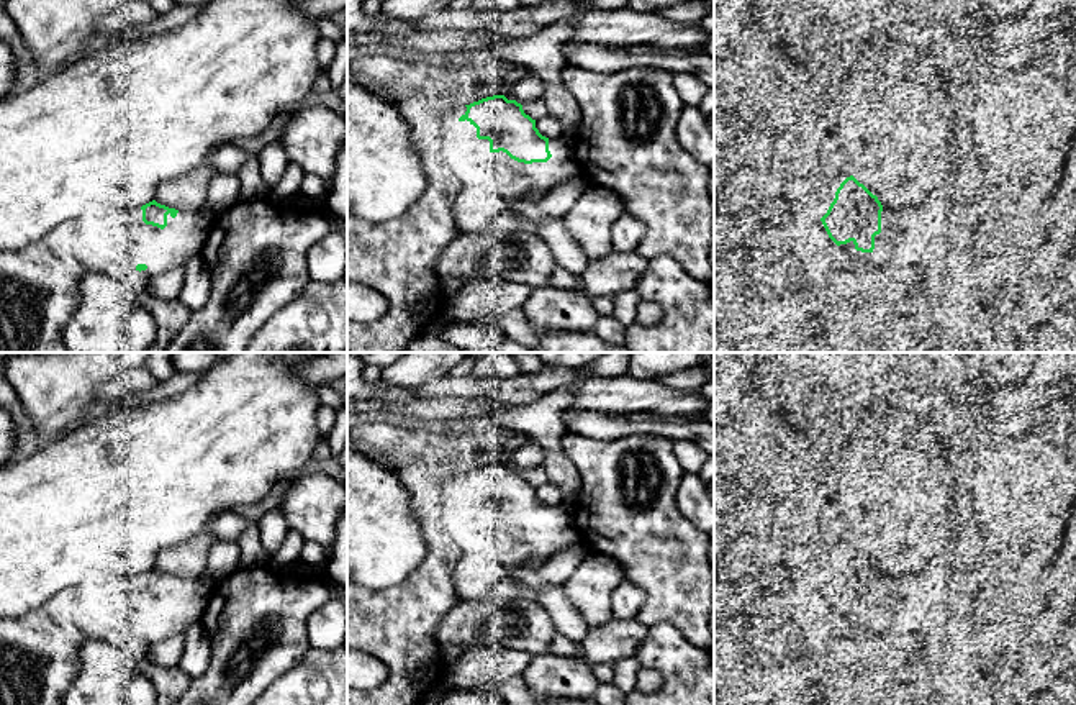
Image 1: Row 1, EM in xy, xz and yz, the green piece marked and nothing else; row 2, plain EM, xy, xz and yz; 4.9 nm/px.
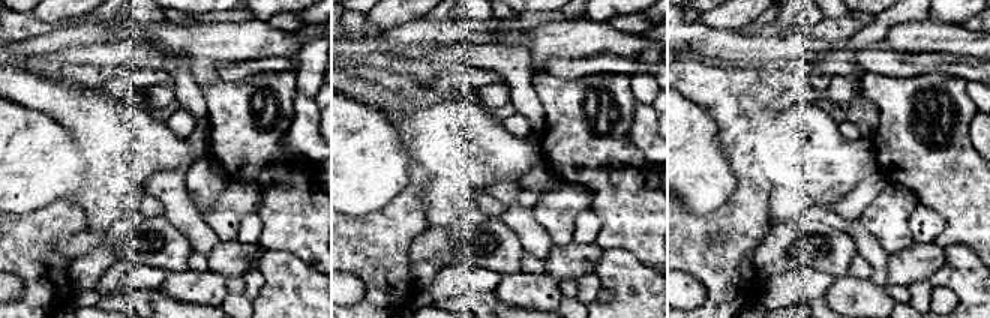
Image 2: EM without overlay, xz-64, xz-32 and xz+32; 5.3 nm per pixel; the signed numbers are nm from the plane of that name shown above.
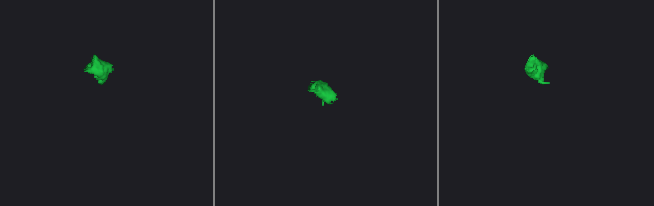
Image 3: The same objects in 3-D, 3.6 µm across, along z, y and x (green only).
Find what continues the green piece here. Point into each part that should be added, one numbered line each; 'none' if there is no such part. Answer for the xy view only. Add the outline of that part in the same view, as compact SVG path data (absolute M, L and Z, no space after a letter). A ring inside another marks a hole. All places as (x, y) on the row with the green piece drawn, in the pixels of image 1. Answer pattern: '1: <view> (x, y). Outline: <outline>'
1: xy (184, 236). Outline: M136 207L126 213L126 236L123 246L126 249L126 262L136 269L138 264L146 264L141 271L147 279L165 271L180 269L187 261L198 257L205 246L211 228L211 221L200 212L179 212L175 218L167 215L167 226L164 230L146 225L142 221L142 210Z

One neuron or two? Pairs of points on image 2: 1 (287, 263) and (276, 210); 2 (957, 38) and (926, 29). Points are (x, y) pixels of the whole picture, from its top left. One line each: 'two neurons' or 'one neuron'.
1: two neurons
2: one neuron

